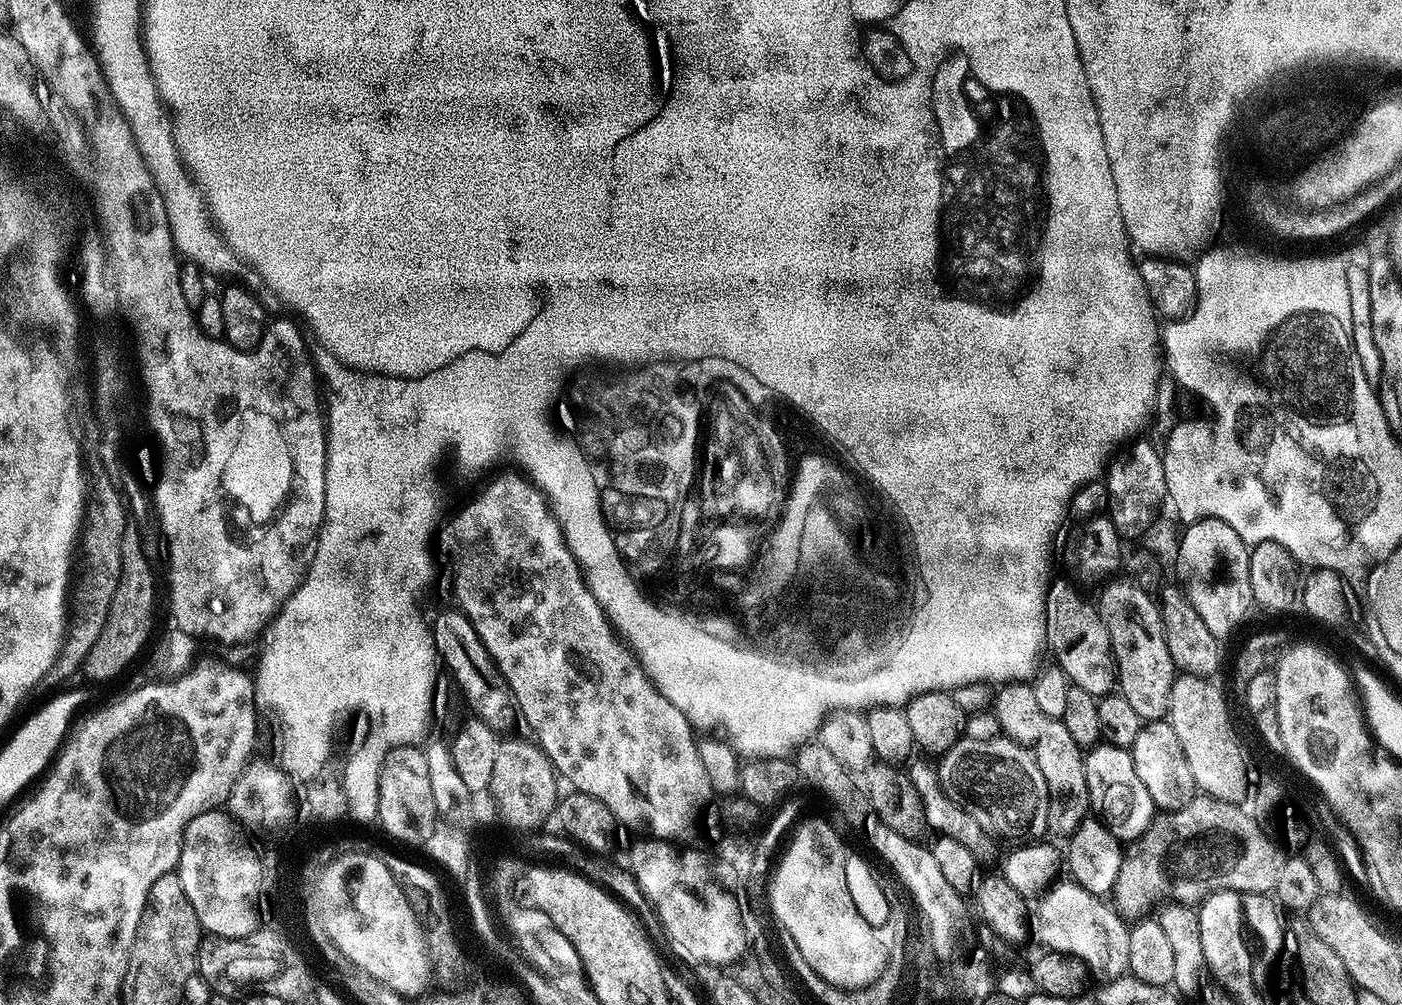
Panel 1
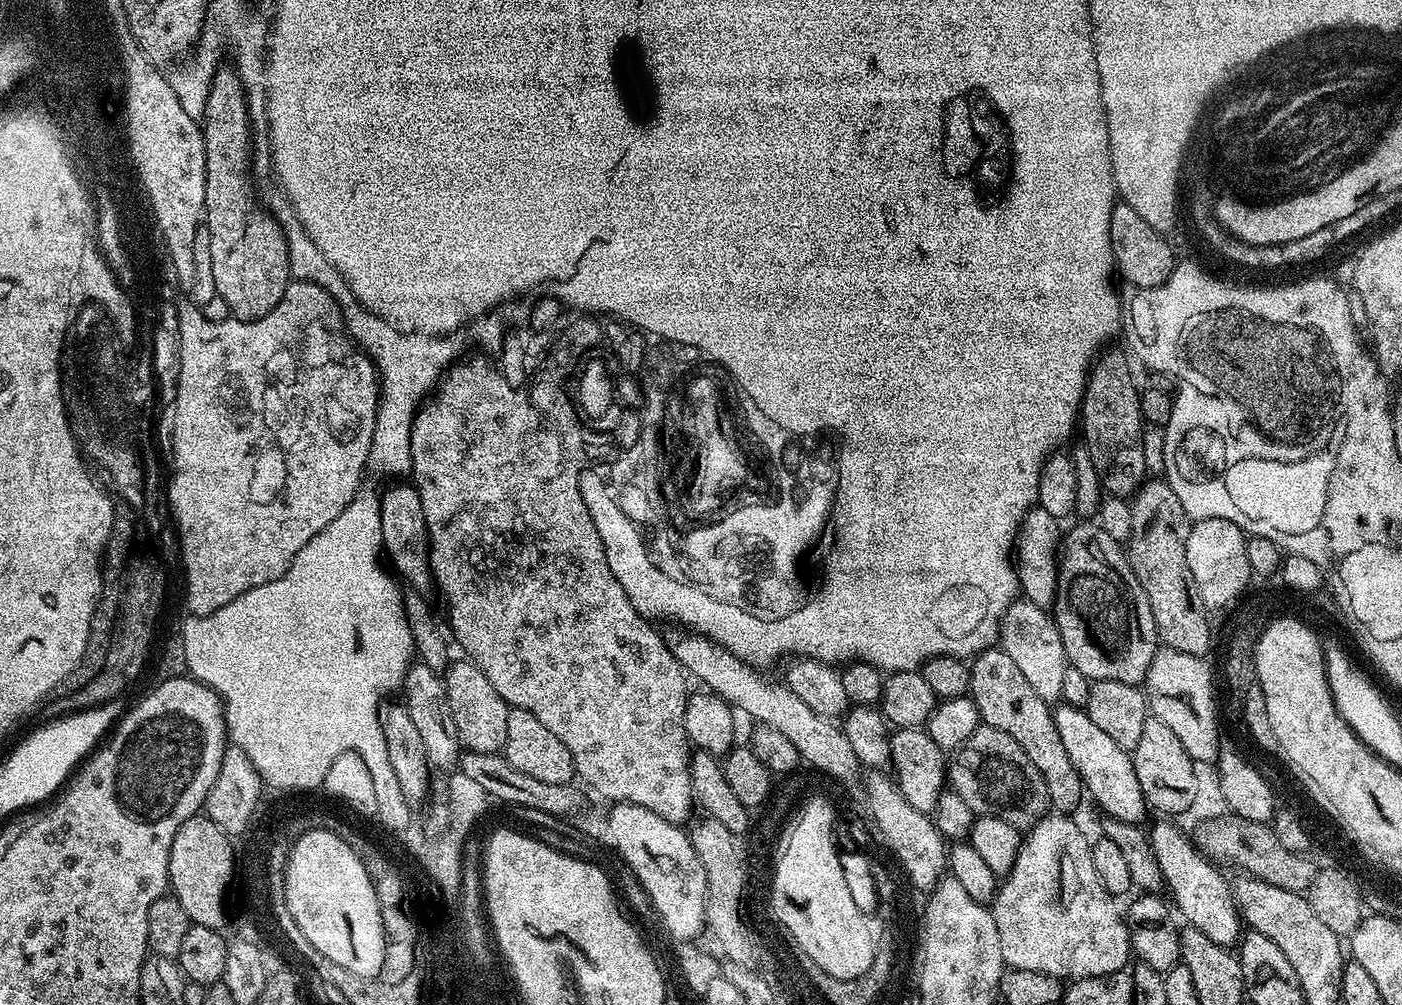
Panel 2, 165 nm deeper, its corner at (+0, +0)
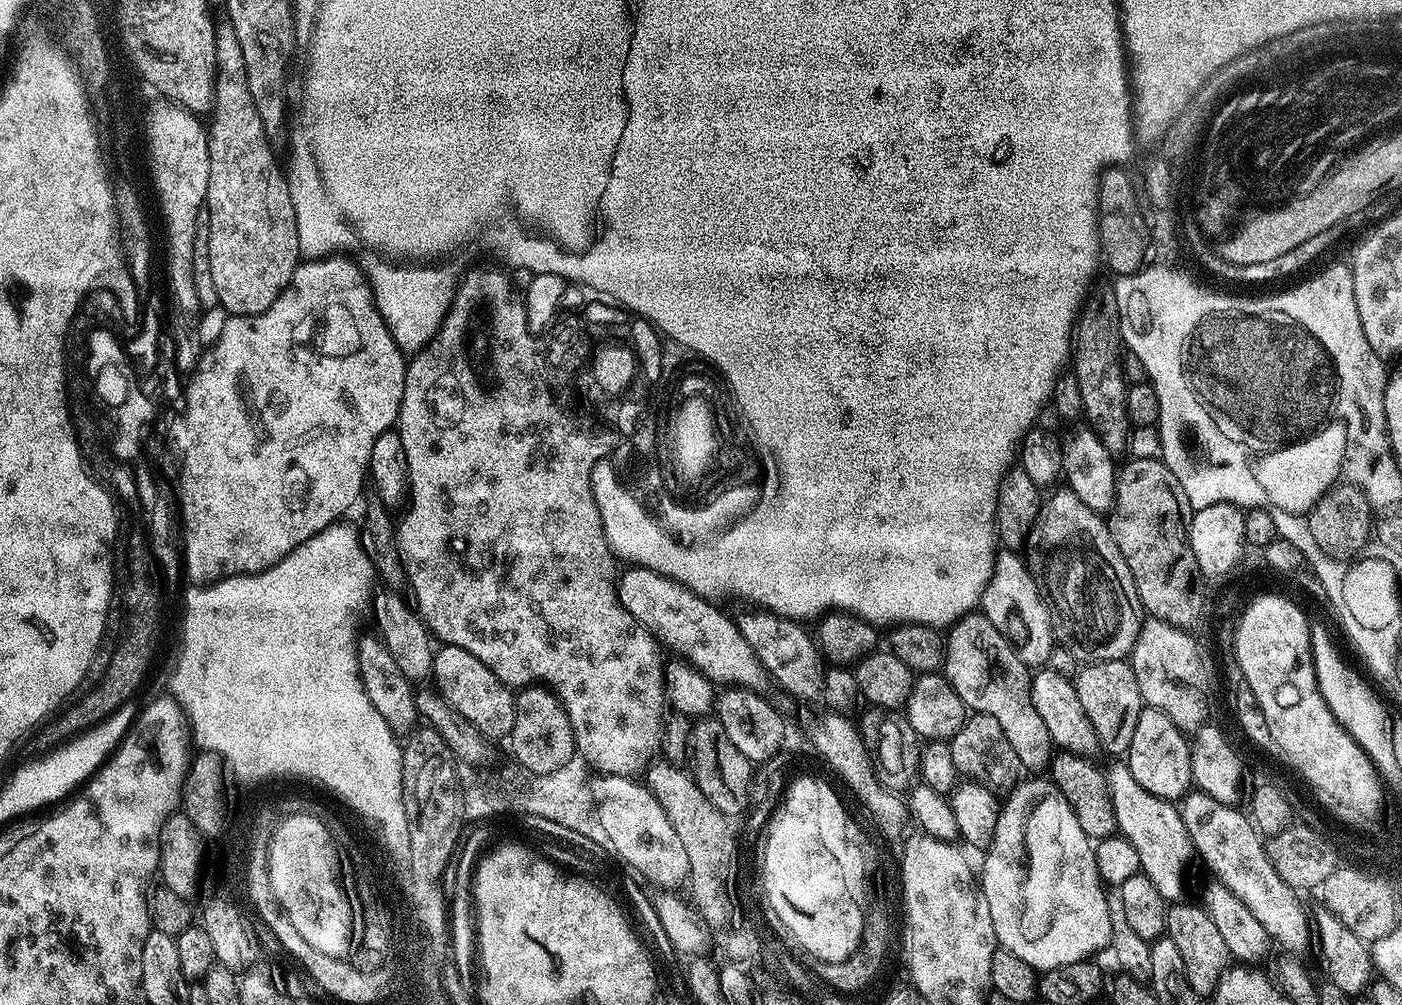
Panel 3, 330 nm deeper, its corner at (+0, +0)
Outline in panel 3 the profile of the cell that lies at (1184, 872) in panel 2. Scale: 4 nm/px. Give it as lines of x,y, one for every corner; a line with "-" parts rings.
1116,762
1113,764
1116,765
1112,769
1109,767
1106,775
1119,835
1126,837
1134,846
1134,850
1138,850
1140,871
1143,876
1150,878
1150,882
1154,882
1158,894
1162,894
1162,898
1169,902
1179,901
1183,897
1180,895
1184,892
1184,867
1187,866
1188,859
1193,859
1194,856
1194,849
1188,837
1188,831
1180,817
1180,809
1175,803
1163,800
1146,790
1142,790
1142,786
1138,786
1134,774
1130,774
1127,763

